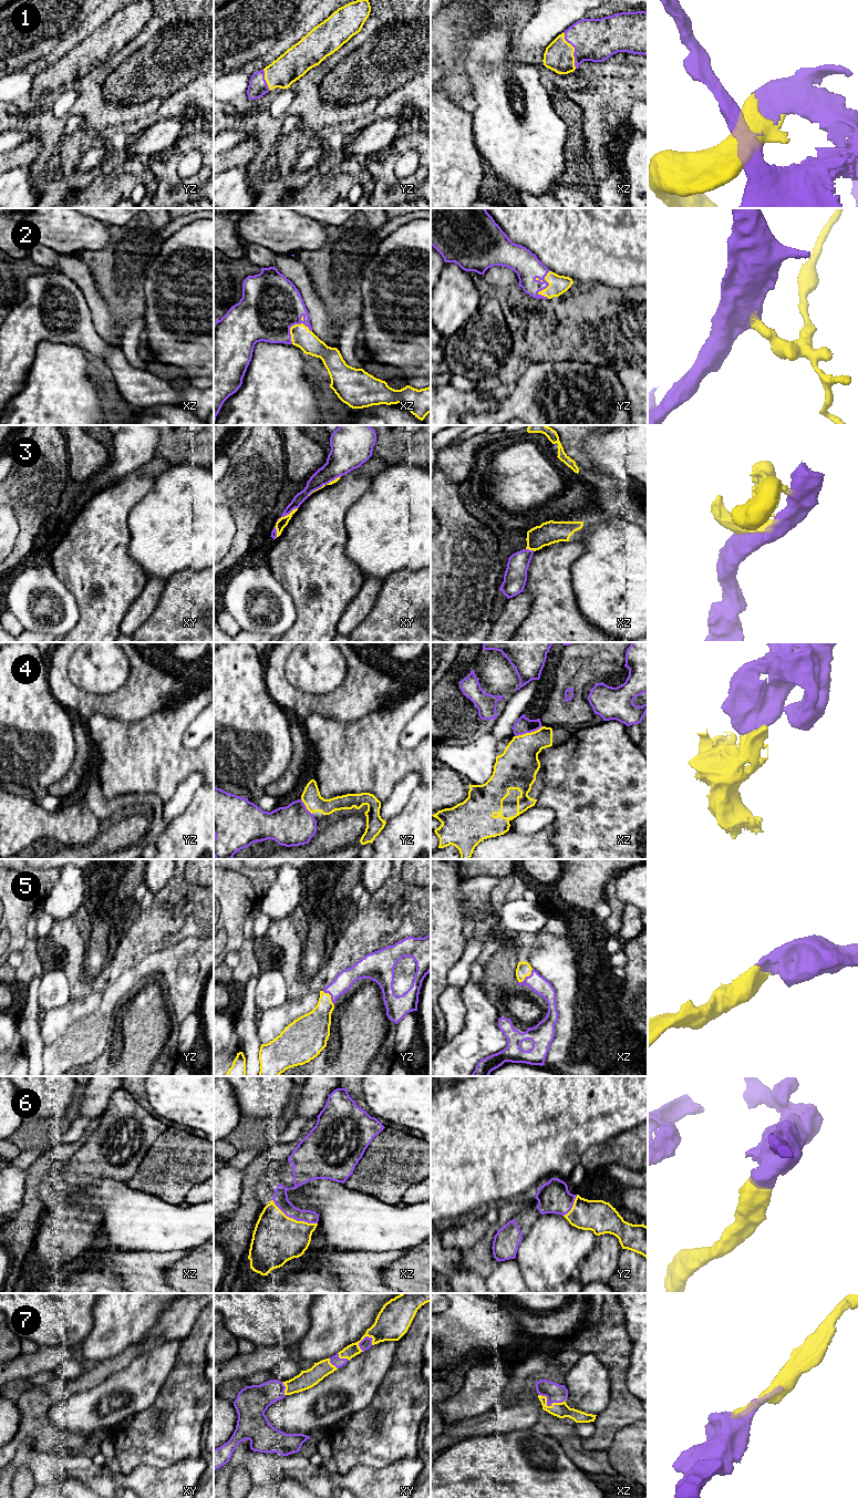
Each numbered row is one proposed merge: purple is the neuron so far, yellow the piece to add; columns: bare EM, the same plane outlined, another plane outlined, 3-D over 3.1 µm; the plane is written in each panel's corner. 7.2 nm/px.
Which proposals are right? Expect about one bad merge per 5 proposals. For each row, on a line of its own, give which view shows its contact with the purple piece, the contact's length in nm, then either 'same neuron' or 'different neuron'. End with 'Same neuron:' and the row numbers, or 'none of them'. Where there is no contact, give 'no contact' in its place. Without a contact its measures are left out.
1: meets purple in xz; contact 280 nm long; same neuron
2: meets purple in yz; contact 200 nm long; same neuron
3: meets purple in xy; contact 190 nm long; different neuron
4: meets purple in xz; contact 220 nm long; different neuron
5: meets purple in xz; contact 150 nm long; same neuron
6: meets purple in xz; contact 380 nm long; same neuron
7: meets purple in xz; contact 200 nm long; same neuron
Same neuron: 1, 2, 5, 6, 7

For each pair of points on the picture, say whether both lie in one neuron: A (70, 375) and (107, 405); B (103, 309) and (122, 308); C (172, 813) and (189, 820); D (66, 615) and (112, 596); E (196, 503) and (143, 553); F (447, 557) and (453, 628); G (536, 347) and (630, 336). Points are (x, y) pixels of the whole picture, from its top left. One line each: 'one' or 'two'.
A: two
B: two
C: two
D: two
E: one
F: one
G: one

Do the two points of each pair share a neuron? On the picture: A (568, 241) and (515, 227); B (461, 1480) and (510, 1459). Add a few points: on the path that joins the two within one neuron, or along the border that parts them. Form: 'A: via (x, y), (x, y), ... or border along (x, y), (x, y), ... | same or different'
A: via (555, 228), (528, 227) | same
B: via (473, 1480), (489, 1480), (498, 1471) | same

